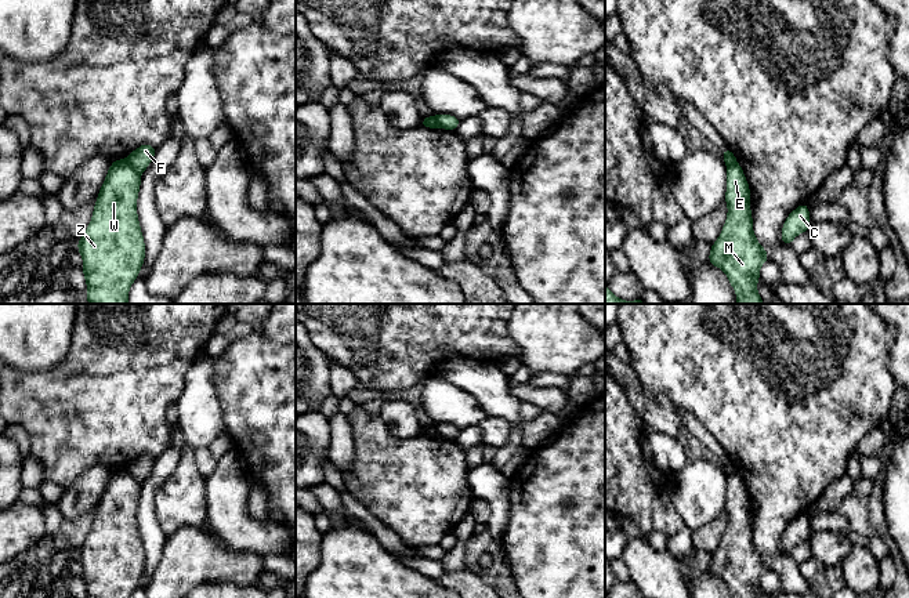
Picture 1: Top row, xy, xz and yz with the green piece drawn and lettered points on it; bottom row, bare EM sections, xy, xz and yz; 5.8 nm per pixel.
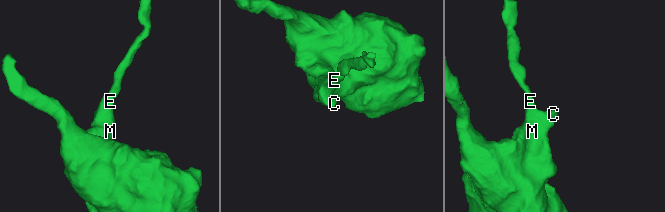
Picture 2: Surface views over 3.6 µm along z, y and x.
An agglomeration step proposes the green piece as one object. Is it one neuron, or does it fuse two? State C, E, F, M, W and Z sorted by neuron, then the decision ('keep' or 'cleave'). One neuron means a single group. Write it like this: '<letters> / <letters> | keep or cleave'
C E M W Z / F | cleave

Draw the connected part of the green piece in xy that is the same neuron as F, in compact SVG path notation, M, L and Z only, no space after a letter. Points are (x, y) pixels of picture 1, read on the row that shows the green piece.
M142 144L140 148L133 151L126 160L134 170L142 173L148 168L149 163L153 160L155 153L156 148L153 148L149 144Z

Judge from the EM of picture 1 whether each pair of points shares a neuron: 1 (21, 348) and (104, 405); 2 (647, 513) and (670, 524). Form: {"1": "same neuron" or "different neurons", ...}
{"1": "different neurons", "2": "same neuron"}

